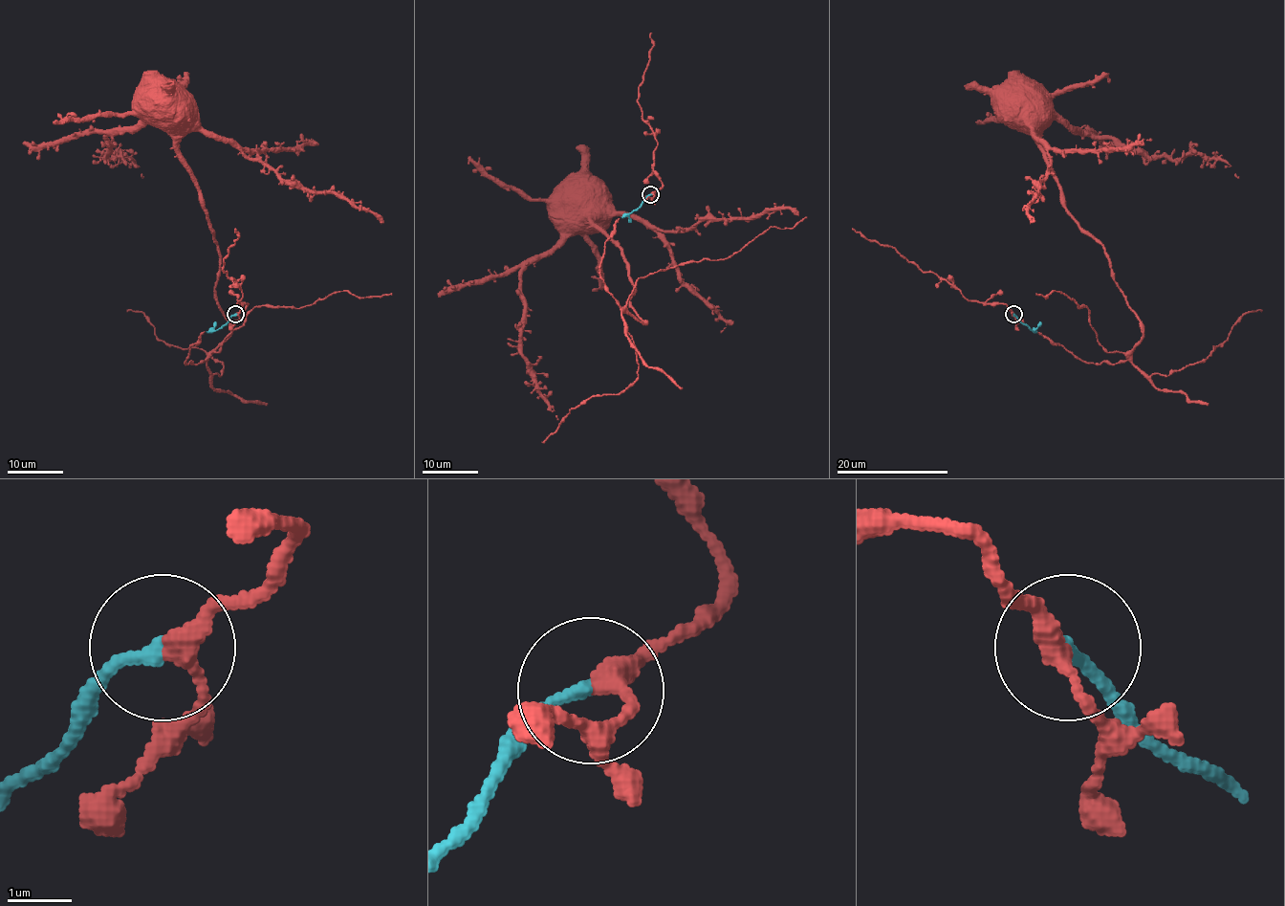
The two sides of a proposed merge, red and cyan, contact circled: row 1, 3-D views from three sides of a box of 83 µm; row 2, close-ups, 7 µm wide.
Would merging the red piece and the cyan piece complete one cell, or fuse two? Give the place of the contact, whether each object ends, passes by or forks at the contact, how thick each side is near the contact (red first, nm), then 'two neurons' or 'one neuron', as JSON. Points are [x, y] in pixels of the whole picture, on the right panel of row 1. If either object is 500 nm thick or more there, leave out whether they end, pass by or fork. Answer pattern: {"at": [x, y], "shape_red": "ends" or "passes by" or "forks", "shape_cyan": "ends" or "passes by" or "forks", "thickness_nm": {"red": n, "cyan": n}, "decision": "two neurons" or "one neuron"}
{"at": [1013, 314], "shape_red": "passes by", "shape_cyan": "ends", "thickness_nm": {"red": 280, "cyan": 200}, "decision": "one neuron"}

